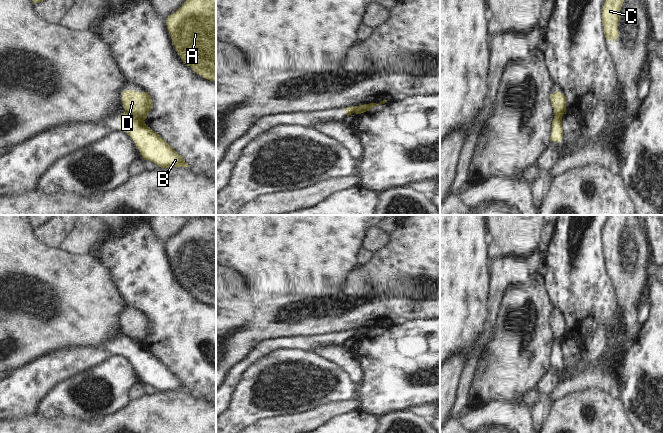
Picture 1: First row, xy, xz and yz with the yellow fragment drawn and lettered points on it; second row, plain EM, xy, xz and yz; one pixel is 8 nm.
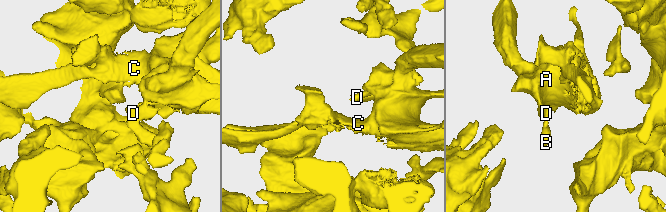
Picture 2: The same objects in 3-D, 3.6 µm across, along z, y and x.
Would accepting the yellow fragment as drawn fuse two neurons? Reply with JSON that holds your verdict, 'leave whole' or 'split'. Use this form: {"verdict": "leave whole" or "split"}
{"verdict": "split"}

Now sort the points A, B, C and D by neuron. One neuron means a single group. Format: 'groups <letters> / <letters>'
groups A C D / B

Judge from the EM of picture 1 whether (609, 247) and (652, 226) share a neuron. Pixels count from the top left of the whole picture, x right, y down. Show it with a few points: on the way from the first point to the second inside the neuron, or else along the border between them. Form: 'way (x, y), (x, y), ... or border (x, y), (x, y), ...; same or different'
border (646, 237), (650, 250); different

